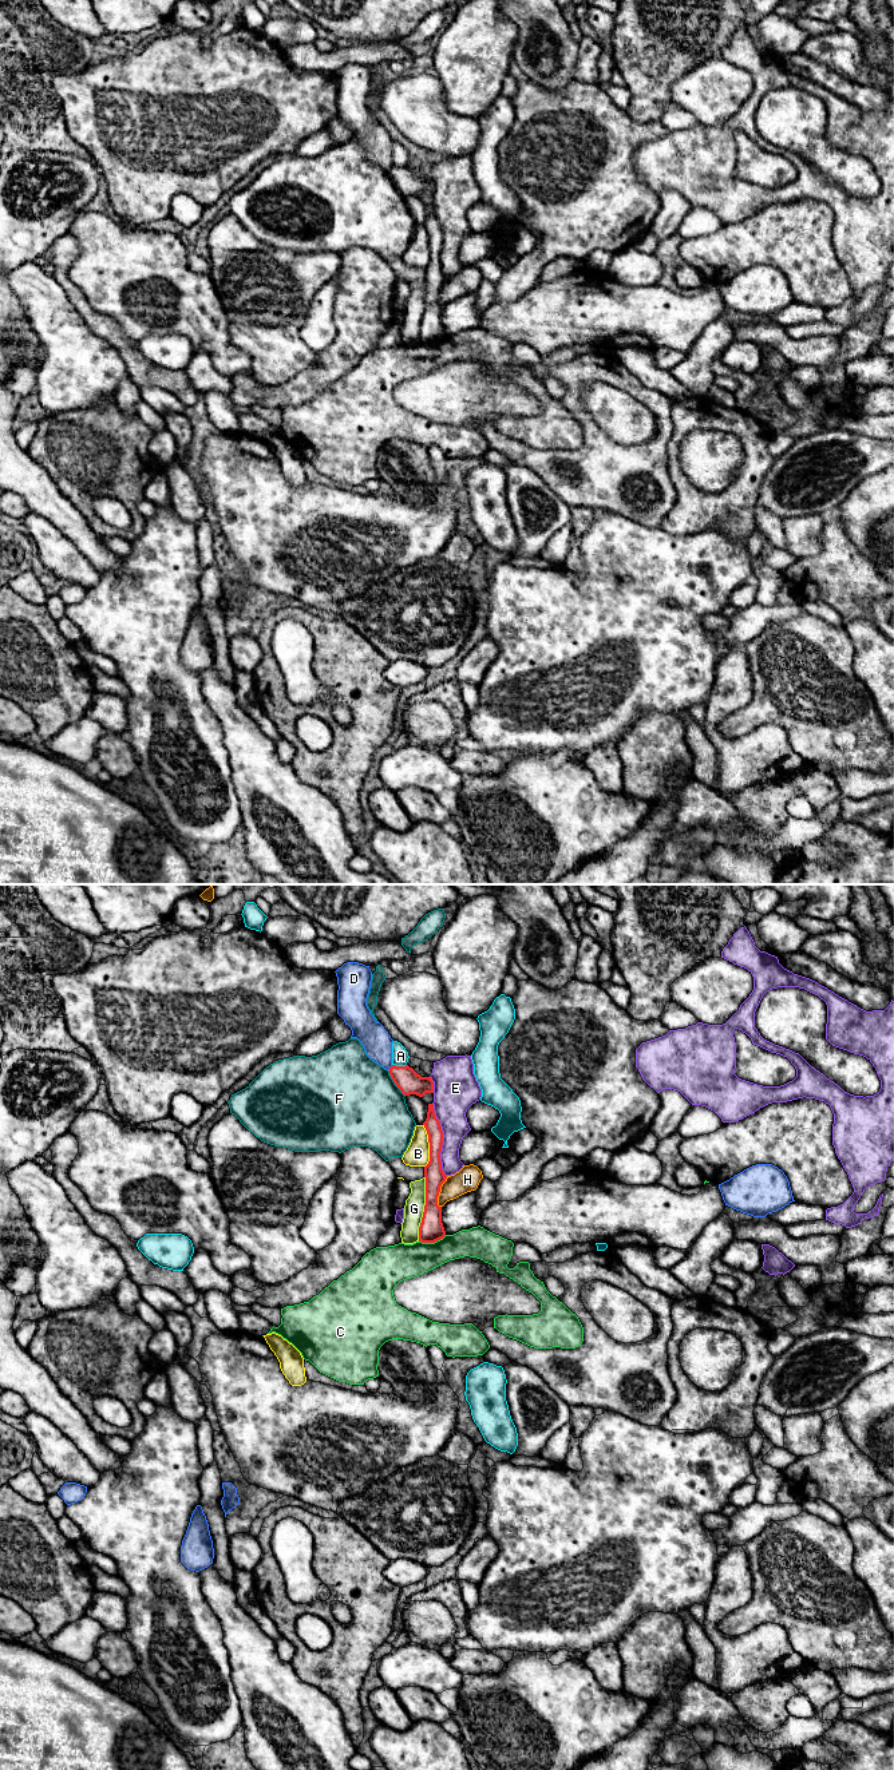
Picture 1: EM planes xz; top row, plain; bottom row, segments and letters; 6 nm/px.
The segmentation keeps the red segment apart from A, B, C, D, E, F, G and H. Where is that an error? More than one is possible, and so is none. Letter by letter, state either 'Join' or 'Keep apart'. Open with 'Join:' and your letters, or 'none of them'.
Join: none of them
A: Keep apart
B: Keep apart
C: Keep apart
D: Keep apart
E: Keep apart
F: Keep apart
G: Keep apart
H: Keep apart

